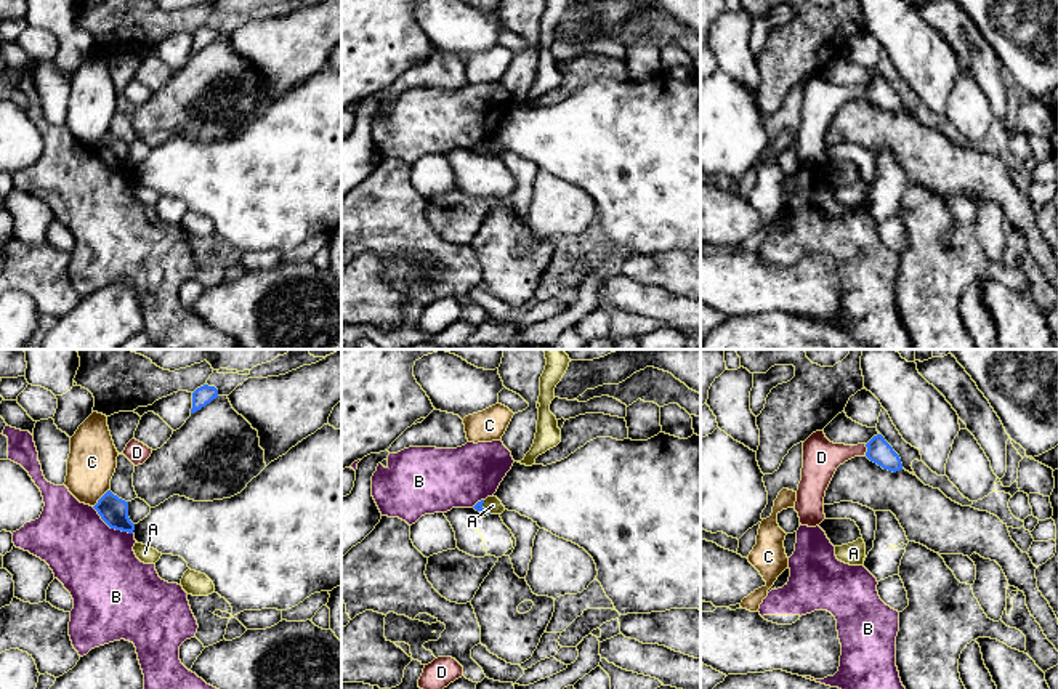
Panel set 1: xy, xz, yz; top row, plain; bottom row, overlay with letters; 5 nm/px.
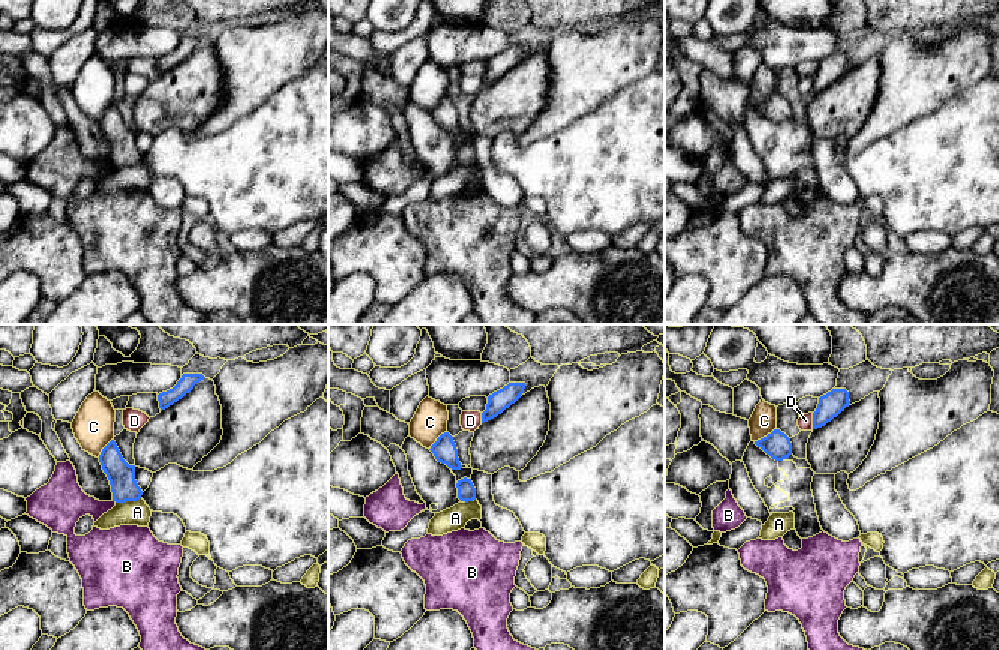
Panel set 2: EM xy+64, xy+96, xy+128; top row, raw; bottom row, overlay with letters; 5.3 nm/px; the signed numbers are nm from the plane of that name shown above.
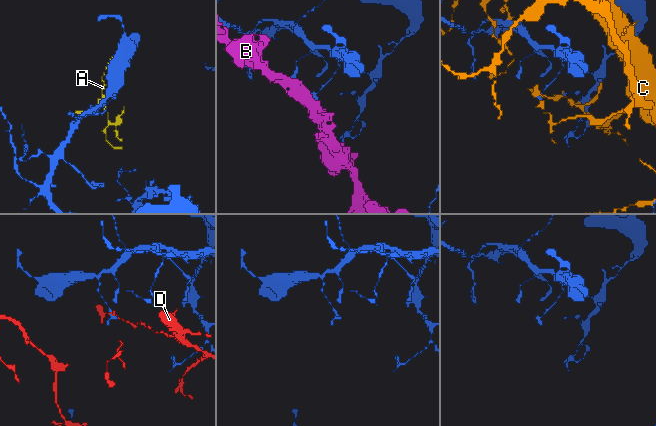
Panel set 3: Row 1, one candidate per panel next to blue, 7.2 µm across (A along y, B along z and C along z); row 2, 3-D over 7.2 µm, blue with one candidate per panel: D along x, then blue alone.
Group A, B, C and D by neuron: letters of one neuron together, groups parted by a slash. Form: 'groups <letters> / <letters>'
groups A / B / C / D

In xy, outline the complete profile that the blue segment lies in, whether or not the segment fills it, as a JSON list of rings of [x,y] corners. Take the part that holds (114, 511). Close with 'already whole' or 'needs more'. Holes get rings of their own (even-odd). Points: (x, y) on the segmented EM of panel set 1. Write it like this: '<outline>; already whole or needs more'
[[[107,490],[93,508],[111,529],[133,534],[135,524],[128,518],[128,502]]]; already whole

